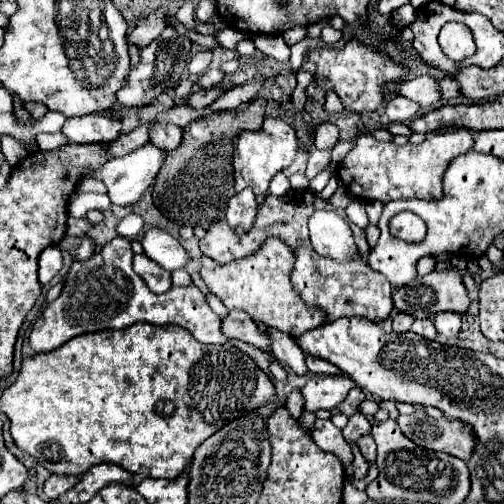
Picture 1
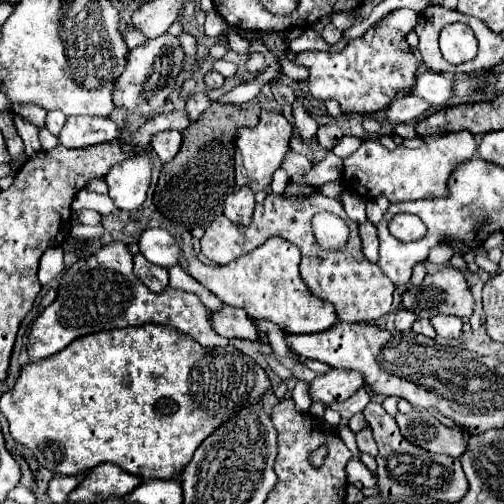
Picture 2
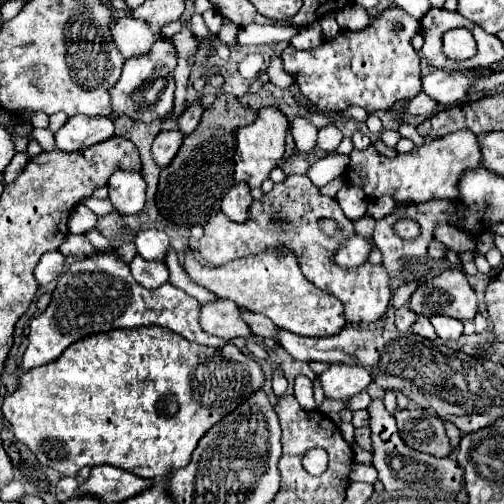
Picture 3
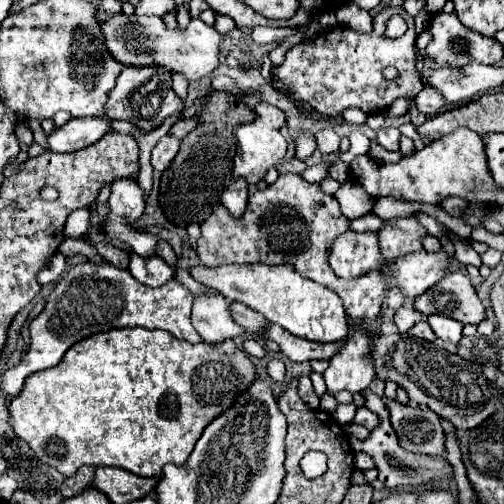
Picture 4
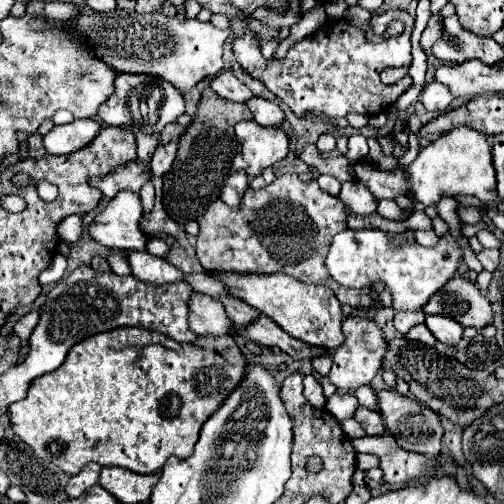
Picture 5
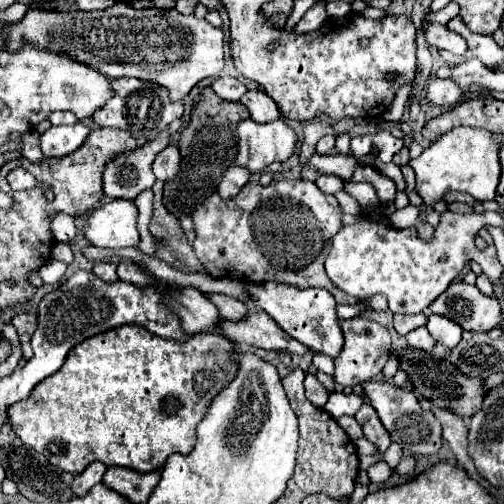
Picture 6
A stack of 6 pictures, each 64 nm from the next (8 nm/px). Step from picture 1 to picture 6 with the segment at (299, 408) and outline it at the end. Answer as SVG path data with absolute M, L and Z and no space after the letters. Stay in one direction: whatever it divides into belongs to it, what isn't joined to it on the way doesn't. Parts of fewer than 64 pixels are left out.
M306 374L306 382L304 382L304 388L306 388L306 398L314 404L314 406L318 406L318 408L322 408L324 404L326 404L326 400L328 400L328 396L330 396L330 392L322 386L322 382L314 376L314 374Z

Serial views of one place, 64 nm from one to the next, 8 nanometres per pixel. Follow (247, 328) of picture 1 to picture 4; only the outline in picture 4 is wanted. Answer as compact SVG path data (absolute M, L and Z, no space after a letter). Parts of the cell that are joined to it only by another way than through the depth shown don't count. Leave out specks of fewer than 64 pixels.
M220 294L194 298L192 326L204 338L204 342L222 342L226 338L244 334L244 328L240 328L228 312L228 300Z

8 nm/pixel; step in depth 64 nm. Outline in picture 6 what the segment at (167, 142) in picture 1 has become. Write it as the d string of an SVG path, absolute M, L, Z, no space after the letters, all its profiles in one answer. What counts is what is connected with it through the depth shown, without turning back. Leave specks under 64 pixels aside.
M168 146L164 148L164 152L160 152L160 156L156 156L154 160L154 174L160 182L170 182L176 180L178 176L178 168L180 168L180 152L177 146Z

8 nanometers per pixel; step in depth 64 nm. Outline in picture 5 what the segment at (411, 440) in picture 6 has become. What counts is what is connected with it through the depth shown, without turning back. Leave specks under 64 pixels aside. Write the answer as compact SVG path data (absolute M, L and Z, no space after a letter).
M386 388L386 390L376 392L376 400L378 400L378 410L384 418L384 424L386 424L388 432L396 438L400 448L404 448L408 452L418 452L418 454L424 454L430 458L440 454L440 442L442 442L444 430L440 424L440 416L436 412L418 404L410 396L398 394L394 388Z

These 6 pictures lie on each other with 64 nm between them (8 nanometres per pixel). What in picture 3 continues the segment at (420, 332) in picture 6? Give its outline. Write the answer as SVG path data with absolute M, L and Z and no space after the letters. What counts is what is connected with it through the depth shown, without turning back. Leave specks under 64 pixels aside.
M420 316L420 318L416 320L416 324L412 324L412 332L416 332L418 336L424 336L424 338L428 338L428 340L434 340L434 338L436 338L436 332L434 332L430 320L424 318L424 316Z

